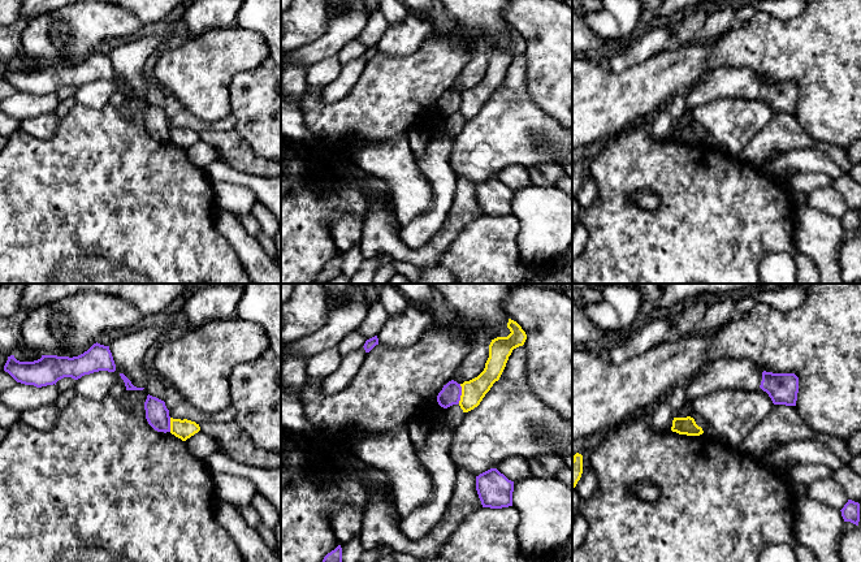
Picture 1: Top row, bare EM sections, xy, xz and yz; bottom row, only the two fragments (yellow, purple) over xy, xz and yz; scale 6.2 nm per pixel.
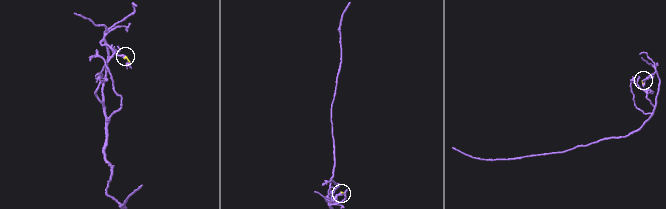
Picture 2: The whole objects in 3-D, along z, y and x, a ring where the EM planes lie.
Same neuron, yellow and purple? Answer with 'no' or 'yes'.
no

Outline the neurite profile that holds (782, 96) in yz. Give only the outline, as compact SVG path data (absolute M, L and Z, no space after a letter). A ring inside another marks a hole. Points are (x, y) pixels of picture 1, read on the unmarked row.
M763 79L760 96L769 103L774 113L796 114L799 86L795 82Z

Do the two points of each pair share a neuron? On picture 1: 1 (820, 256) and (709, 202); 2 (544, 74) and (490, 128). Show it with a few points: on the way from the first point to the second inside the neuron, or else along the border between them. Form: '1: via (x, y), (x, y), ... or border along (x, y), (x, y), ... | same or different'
1: border along (794, 215), (795, 247), (816, 268) | different
2: border along (524, 60), (526, 90), (546, 113) | different

